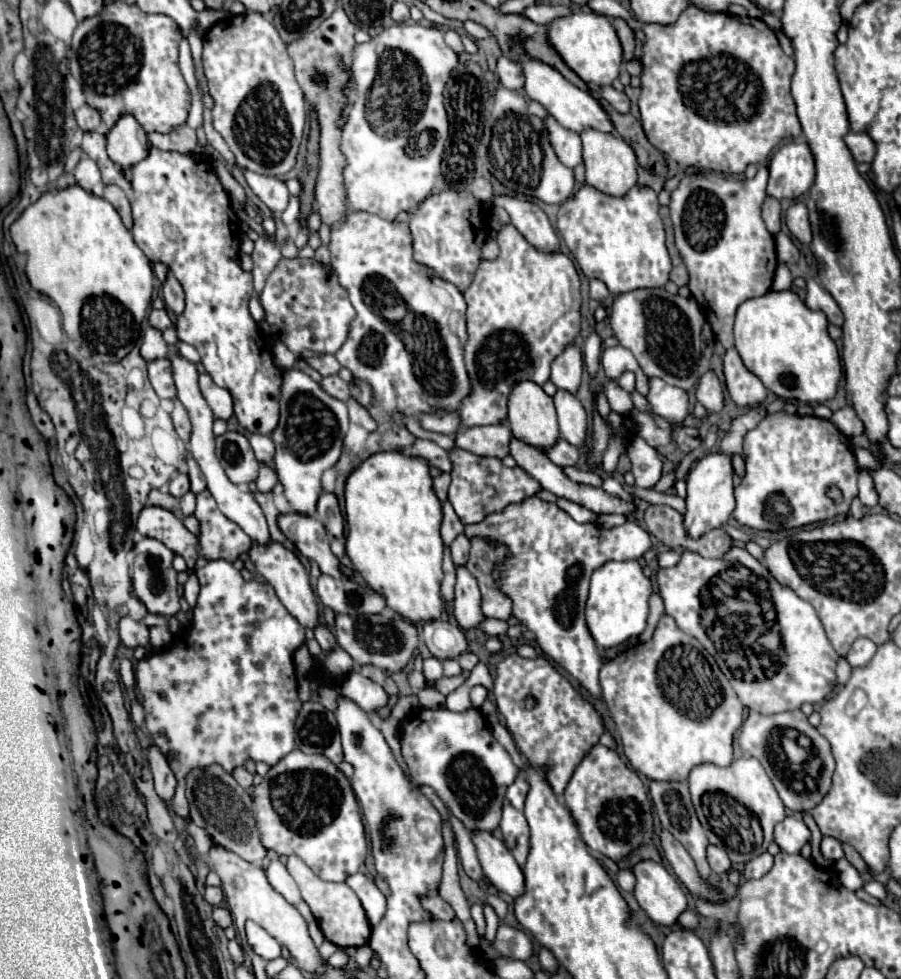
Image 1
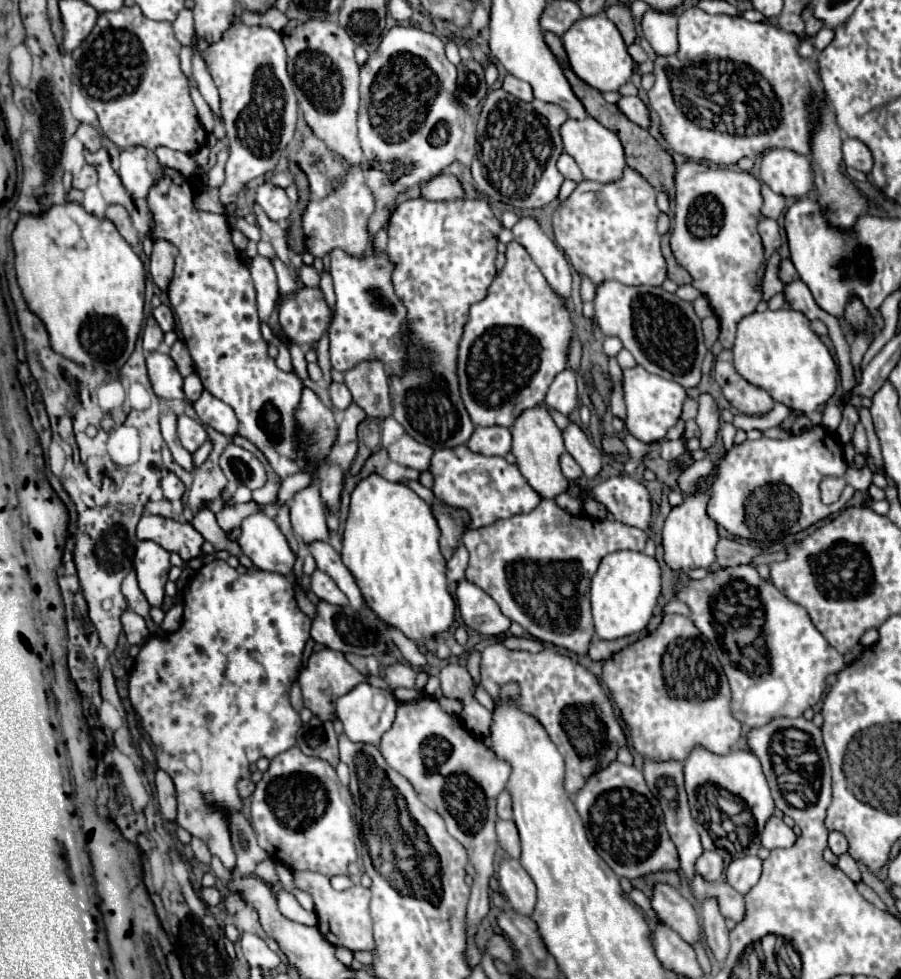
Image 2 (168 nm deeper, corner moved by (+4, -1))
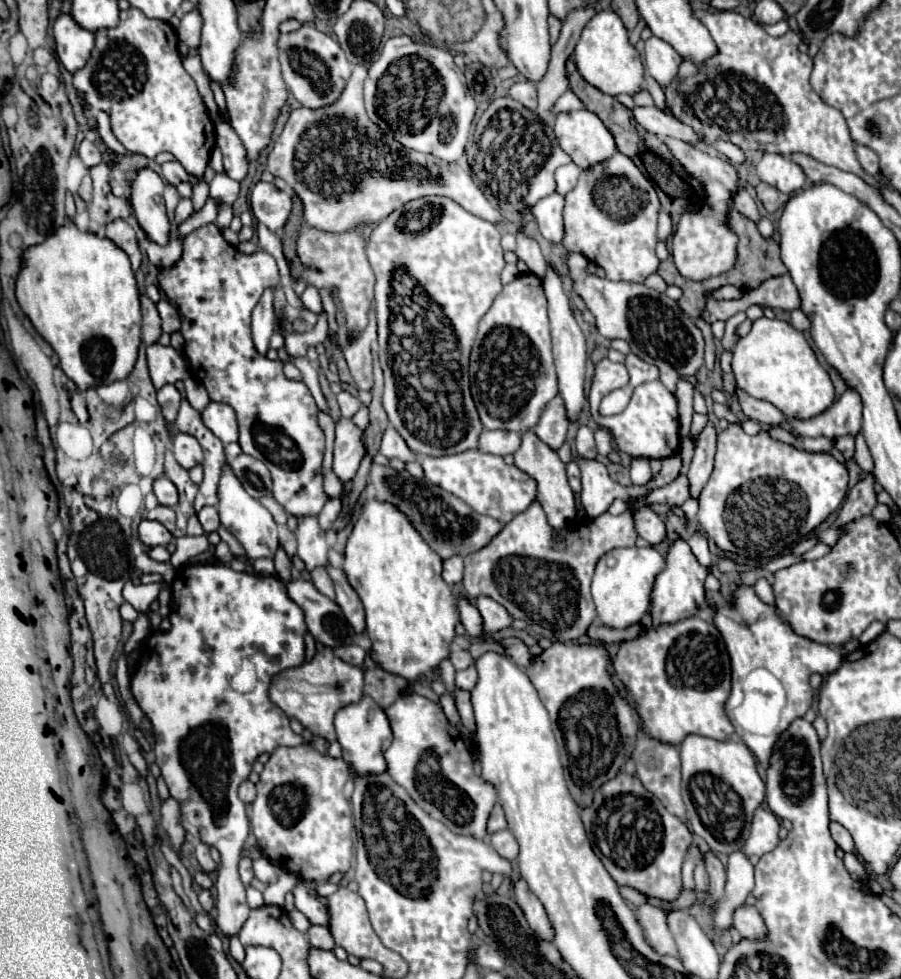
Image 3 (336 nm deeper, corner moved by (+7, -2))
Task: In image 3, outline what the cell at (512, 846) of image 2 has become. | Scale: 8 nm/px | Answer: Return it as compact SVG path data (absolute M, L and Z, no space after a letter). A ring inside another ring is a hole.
M499 830L495 834L489 836L489 844L507 860L515 860L519 854L519 846L515 842L515 836L511 834L511 830Z

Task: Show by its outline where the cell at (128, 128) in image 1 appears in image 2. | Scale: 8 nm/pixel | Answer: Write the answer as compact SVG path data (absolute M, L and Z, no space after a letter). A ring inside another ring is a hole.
M142 147L124 149L120 153L120 179L132 199L146 199L148 191L158 183L162 167L154 153Z

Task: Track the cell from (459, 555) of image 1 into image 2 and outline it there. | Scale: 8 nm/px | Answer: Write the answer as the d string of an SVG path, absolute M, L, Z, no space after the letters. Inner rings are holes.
M460 545L456 549L456 553L452 555L452 559L448 561L448 571L446 571L448 581L454 581L454 583L462 581L464 573L466 573L466 567L468 567L468 551L466 551L464 545Z

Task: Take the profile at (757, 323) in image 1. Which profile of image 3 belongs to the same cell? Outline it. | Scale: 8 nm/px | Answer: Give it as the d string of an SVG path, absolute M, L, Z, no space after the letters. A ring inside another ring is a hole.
M763 316L753 322L753 328L747 336L739 338L733 348L733 374L737 386L743 388L749 396L767 400L785 416L801 420L825 412L835 398L831 378L819 364L805 336L789 322L779 318L769 320Z

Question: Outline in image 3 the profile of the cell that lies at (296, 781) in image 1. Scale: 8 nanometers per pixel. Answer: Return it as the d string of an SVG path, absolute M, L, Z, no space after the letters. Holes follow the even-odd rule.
M301 744L295 748L277 748L257 782L257 798L251 804L251 830L257 838L257 848L265 858L275 862L297 878L315 880L317 884L329 880L335 872L347 872L353 858L353 812L351 802L343 796L343 784L349 780L347 764L341 758L331 758L315 752L311 746Z

